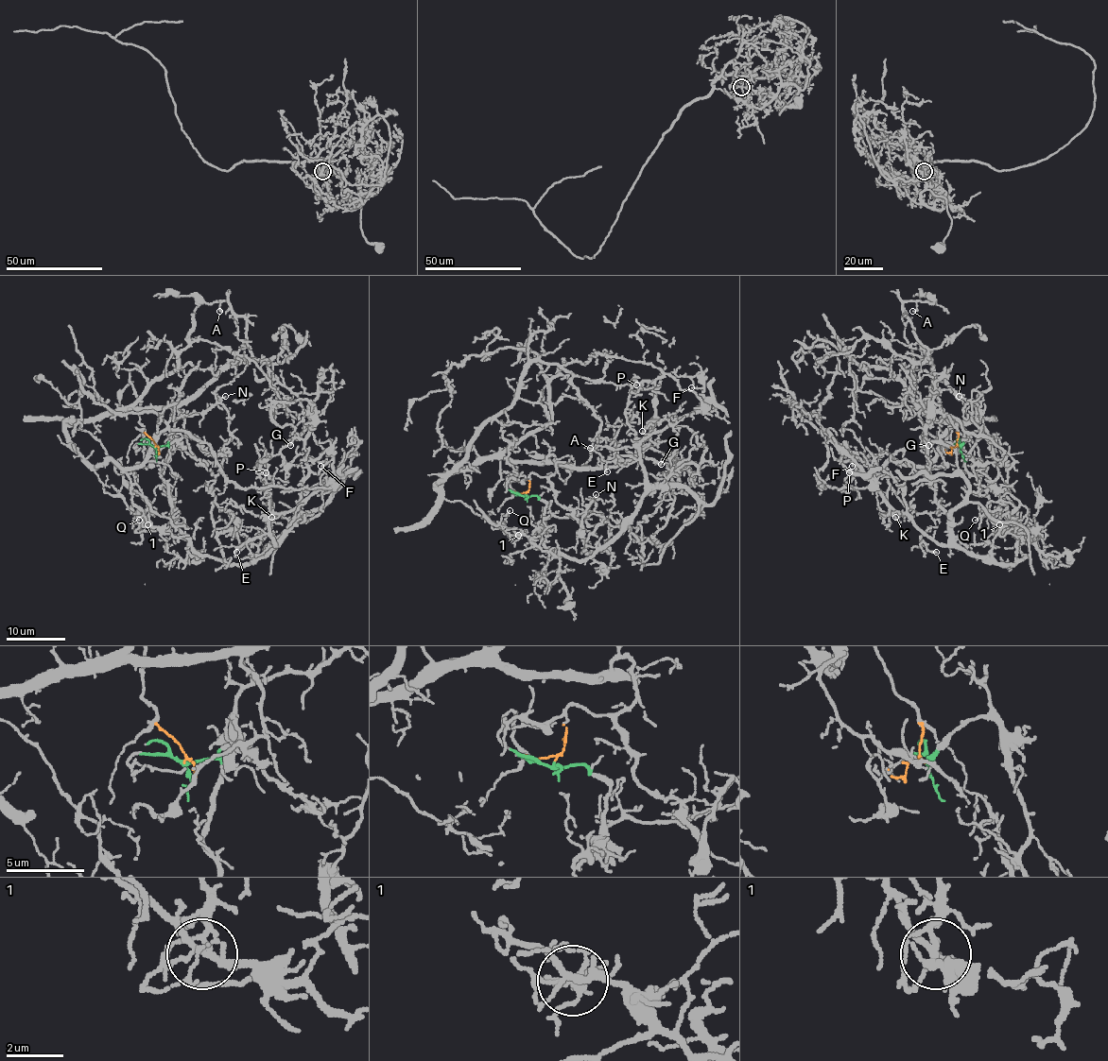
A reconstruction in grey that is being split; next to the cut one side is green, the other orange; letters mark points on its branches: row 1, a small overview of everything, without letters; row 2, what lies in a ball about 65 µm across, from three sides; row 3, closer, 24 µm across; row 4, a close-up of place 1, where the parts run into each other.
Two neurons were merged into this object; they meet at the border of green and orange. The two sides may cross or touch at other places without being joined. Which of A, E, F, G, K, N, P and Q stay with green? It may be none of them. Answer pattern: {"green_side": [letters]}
{"green_side": ["E", "F", "G", "K", "N", "P", "Q"]}

